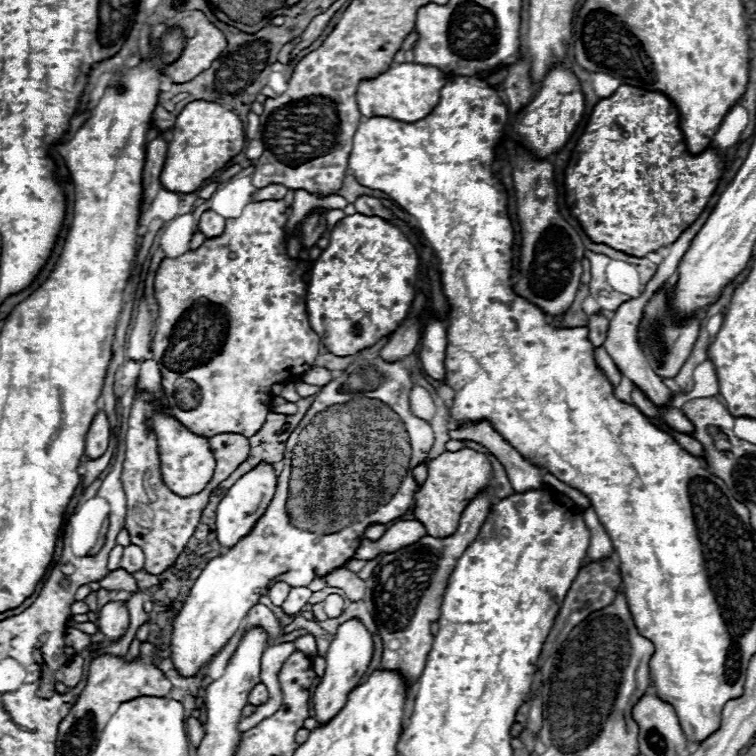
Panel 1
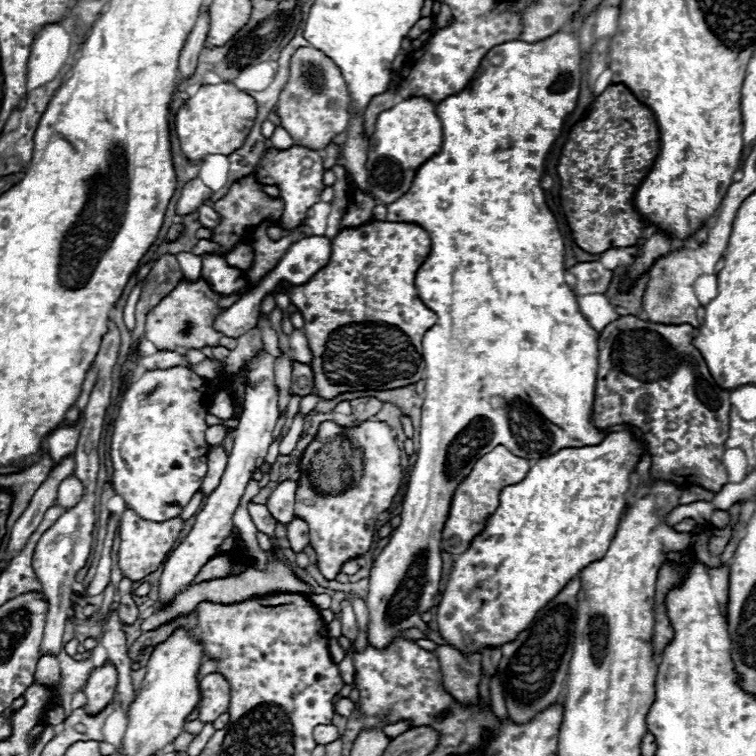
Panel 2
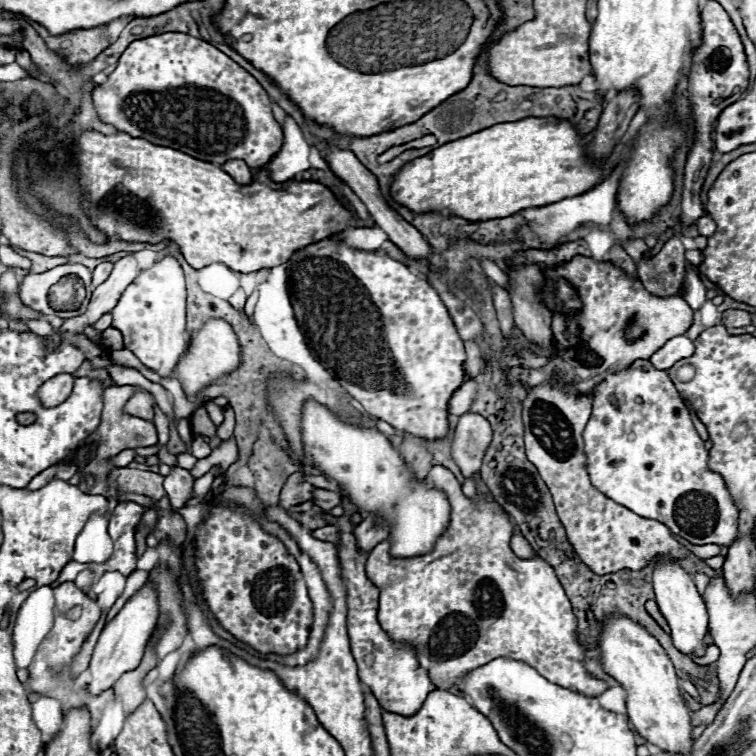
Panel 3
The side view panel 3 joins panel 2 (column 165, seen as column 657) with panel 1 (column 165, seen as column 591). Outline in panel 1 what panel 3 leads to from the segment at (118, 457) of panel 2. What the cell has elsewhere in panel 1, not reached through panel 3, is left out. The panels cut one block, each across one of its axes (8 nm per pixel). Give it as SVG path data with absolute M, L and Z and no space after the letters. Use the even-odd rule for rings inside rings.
M156 416L154 428L156 428L158 444L160 444L162 476L166 484L170 486L170 490L180 496L190 496L190 494L200 492L210 482L214 474L214 466L216 466L216 460L208 446L208 438L190 432L176 418L168 418L168 416Z

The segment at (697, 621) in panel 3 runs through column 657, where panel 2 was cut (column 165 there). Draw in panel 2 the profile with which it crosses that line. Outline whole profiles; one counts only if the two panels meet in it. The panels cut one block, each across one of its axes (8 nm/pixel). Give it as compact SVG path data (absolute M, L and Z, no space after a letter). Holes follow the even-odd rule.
M262 350L246 366L244 376L248 382L246 382L246 394L244 394L244 412L240 416L238 428L234 430L234 446L228 456L228 466L224 470L224 476L218 484L218 488L206 498L204 508L198 512L190 534L182 540L182 544L178 548L172 550L172 554L164 562L164 570L162 570L162 578L160 578L160 600L162 602L170 602L182 588L186 588L188 584L194 582L200 568L218 554L220 544L224 542L224 538L230 536L230 532L234 528L232 516L234 516L236 508L240 506L240 500L246 492L248 482L252 480L252 474L262 466L262 462L268 454L268 446L272 444L274 434L276 434L274 430L276 430L280 410L278 410L278 390L276 390L276 382L274 382L274 360L276 360L274 356L270 356L268 352Z

